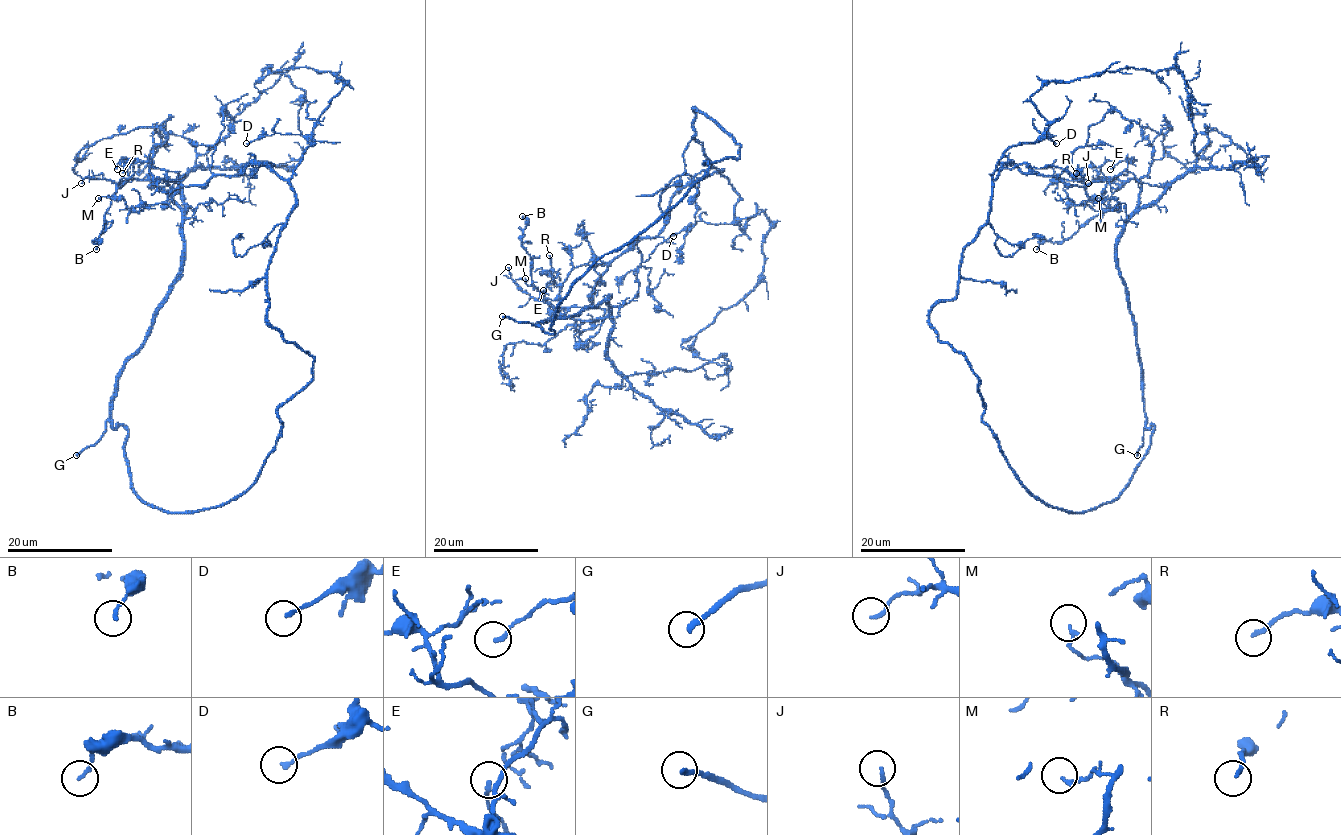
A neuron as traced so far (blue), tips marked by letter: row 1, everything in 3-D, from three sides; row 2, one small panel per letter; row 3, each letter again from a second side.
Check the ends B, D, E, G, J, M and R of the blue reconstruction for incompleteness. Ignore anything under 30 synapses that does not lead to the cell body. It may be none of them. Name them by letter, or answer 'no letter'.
G

